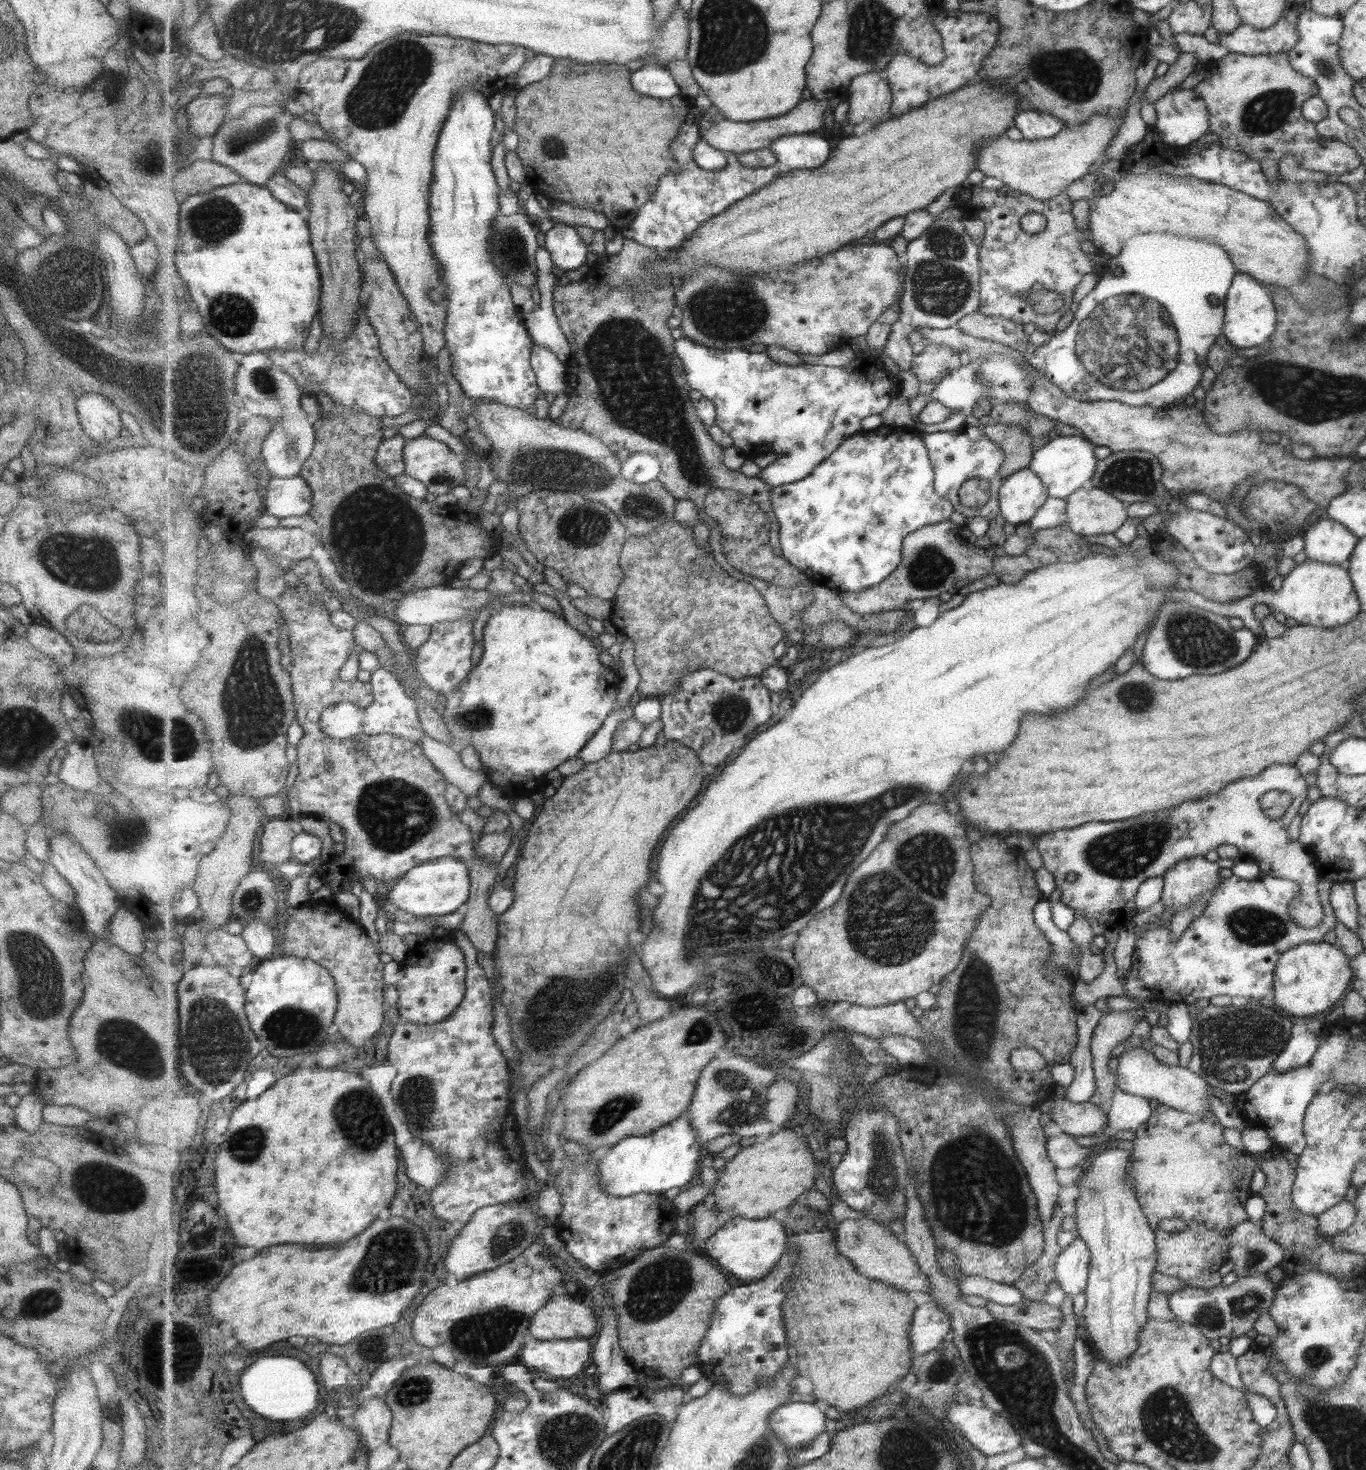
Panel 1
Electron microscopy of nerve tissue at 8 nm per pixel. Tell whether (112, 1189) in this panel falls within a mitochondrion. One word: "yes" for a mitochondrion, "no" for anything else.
yes

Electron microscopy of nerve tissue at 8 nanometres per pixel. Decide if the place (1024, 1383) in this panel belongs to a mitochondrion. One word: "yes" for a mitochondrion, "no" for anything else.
yes

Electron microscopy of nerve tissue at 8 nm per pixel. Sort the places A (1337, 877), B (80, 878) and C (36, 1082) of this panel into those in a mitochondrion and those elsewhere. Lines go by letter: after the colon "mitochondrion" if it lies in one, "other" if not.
A: other
B: other
C: other

